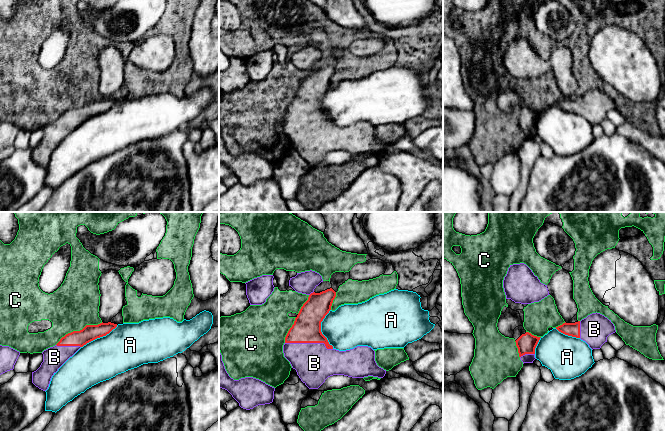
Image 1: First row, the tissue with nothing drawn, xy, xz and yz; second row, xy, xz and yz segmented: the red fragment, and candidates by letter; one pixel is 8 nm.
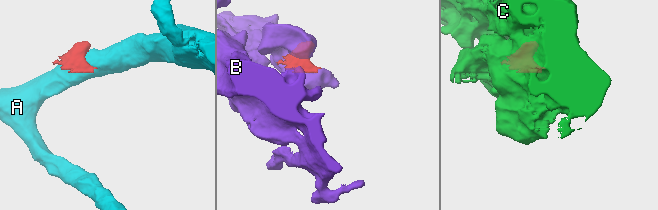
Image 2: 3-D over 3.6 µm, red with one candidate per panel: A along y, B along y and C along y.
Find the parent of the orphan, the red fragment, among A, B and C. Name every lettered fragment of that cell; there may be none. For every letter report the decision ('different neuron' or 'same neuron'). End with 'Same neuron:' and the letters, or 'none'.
A: different neuron
B: same neuron
C: different neuron
Same neuron: B

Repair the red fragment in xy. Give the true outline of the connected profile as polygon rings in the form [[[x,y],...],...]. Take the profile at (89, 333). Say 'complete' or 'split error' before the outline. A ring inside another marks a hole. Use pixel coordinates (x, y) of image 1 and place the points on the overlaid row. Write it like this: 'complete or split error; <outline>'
split error; [[[102,322],[98,325],[86,325],[80,331],[66,334],[55,346],[42,352],[43,362],[36,371],[32,372],[32,383],[46,391],[52,376],[70,357],[87,343],[106,336],[116,327],[117,324]]]

